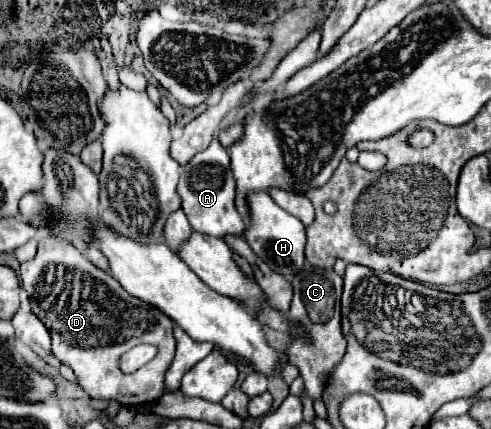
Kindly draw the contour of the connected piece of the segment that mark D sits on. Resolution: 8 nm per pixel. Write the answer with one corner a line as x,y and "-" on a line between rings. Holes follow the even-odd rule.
50,235
40,239
36,257
20,265
20,281
24,291
30,293
32,311
52,335
54,357
72,367
86,395
138,407
164,393
164,373
174,359
176,341
172,337
174,323
160,315
156,307
128,295
112,275
94,267
78,247
60,243
-
140,343
156,345
158,355
140,371
124,373
118,355

